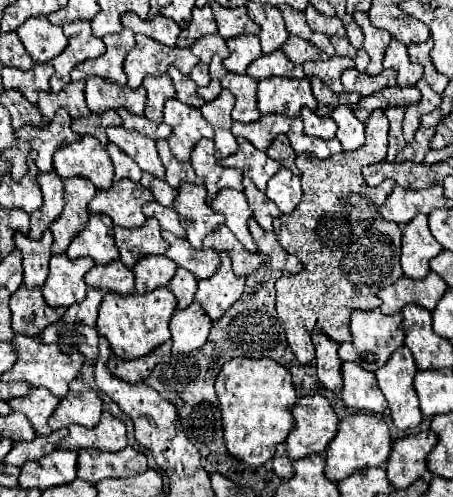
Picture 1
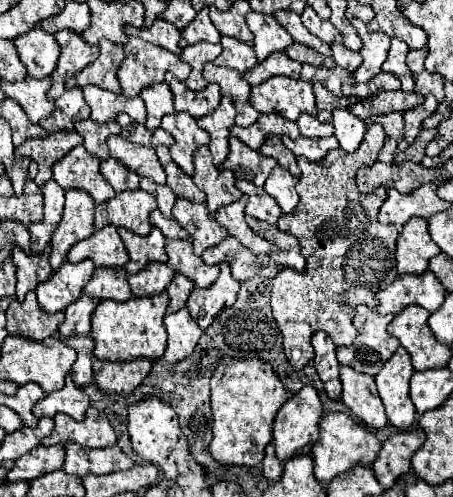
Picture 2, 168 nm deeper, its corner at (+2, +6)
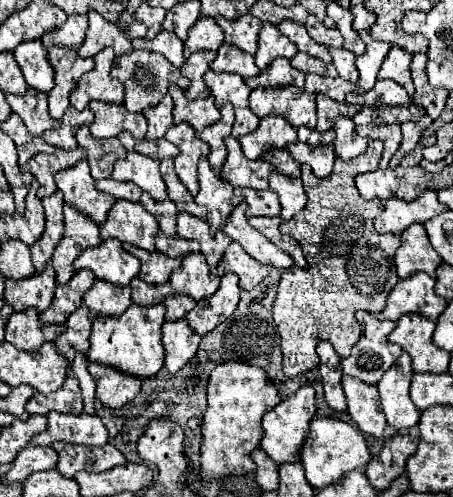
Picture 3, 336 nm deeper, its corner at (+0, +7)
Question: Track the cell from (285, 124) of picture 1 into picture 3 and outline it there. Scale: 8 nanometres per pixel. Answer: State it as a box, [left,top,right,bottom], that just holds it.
[238,116,296,160]

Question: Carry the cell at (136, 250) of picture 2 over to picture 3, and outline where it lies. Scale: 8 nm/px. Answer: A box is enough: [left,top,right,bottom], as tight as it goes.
[124,244,180,284]

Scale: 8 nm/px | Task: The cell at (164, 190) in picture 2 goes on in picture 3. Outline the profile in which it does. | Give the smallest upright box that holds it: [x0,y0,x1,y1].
[146,200,178,236]

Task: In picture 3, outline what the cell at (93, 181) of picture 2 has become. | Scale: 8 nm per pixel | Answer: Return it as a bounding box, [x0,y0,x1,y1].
[56,160,116,226]

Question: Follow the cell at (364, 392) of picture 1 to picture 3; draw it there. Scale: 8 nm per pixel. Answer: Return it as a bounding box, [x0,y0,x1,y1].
[342,376,386,438]

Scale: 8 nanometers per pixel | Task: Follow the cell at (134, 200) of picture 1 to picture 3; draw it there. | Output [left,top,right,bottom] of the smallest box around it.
[100,200,158,252]

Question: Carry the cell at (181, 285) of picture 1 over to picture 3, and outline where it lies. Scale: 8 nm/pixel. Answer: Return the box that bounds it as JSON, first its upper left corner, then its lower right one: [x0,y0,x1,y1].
[164,296,196,322]

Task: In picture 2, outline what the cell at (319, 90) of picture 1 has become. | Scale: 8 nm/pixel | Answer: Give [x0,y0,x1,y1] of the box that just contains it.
[314,83,340,121]

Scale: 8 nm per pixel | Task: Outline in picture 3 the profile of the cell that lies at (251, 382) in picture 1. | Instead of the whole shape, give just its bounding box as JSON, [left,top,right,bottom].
[200,362,280,480]

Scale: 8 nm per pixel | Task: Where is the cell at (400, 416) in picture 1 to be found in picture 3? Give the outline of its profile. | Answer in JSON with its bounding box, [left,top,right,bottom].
[378,352,420,430]

